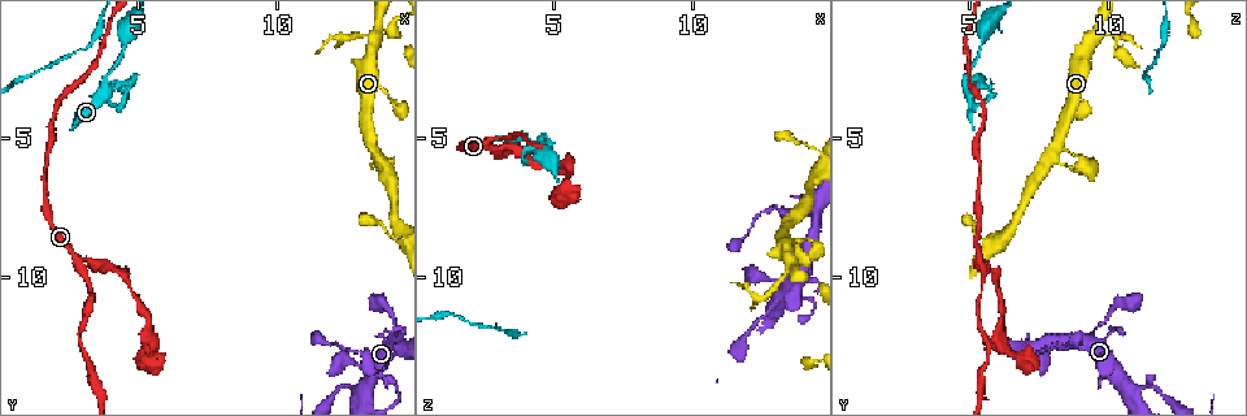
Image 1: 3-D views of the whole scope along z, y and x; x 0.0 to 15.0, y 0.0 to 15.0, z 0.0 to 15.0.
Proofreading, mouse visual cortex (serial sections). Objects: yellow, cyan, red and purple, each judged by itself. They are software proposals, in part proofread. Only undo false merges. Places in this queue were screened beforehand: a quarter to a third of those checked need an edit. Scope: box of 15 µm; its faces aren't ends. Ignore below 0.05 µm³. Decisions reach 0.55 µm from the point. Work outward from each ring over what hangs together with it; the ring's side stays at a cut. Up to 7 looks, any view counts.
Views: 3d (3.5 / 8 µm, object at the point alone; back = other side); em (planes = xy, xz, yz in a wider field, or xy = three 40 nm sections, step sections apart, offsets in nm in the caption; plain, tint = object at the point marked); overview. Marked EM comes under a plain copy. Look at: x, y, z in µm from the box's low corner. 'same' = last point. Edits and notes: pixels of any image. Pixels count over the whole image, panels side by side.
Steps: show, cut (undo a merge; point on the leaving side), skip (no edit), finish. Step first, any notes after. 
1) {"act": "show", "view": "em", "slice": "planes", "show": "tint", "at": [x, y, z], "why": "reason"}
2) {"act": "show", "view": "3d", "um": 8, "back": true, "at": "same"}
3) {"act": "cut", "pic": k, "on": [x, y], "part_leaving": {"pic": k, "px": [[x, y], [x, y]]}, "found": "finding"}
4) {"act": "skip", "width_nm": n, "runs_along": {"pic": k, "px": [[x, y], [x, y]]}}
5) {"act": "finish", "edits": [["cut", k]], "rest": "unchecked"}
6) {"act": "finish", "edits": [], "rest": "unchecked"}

{"act": "show", "view": "3d", "um": 8, "at": [14.2, 11.7, 9.7], "why": "thin neck"}

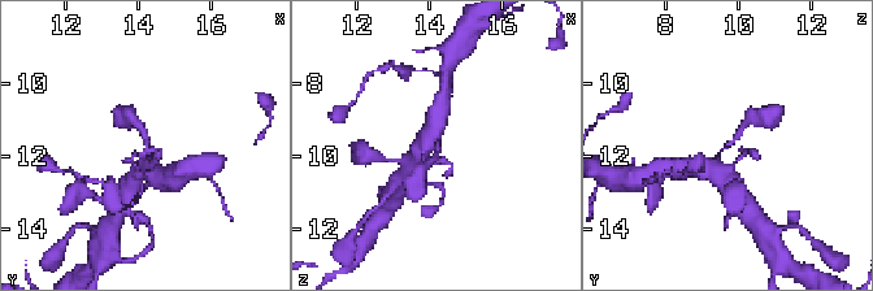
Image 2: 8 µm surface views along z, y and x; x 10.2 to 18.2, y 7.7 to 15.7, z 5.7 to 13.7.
{"act": "show", "view": "3d", "um": 3.5, "at": [14.2, 11.8, 9.6], "why": "zoom in"}

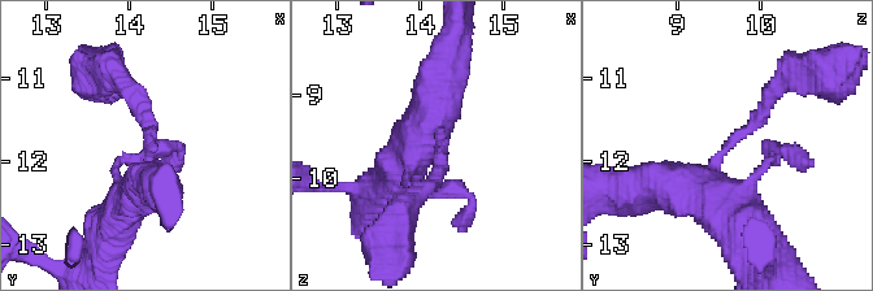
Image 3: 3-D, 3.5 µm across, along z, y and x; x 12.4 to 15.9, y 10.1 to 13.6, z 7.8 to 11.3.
{"act": "show", "view": "em", "slice": "planes", "show": "tint", "at": [14.25, 11.80, 9.60], "arm_widths_nm": [200, 500], "why": "need the tissue"}

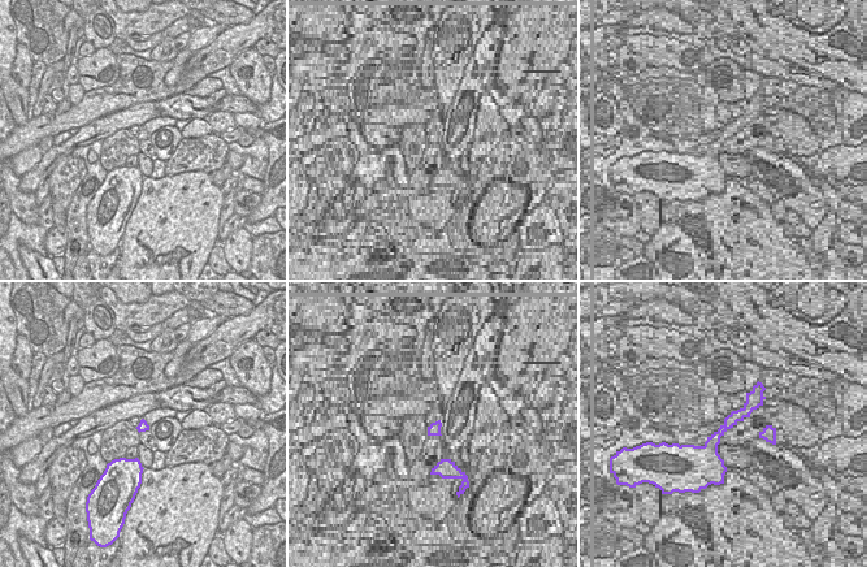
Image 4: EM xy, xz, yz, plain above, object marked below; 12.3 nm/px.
{"act": "skip", "width_nm": 120, "runs_along": {"pic": 3, "px": [[716, 208], [712, 168], [778, 83]]}, "found": "all the same cell"}

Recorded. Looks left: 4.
{"act": "show", "view": "3d", "um": 3.5, "at": [13.1, 1.3, 10.2], "why": "narrows sharply"}

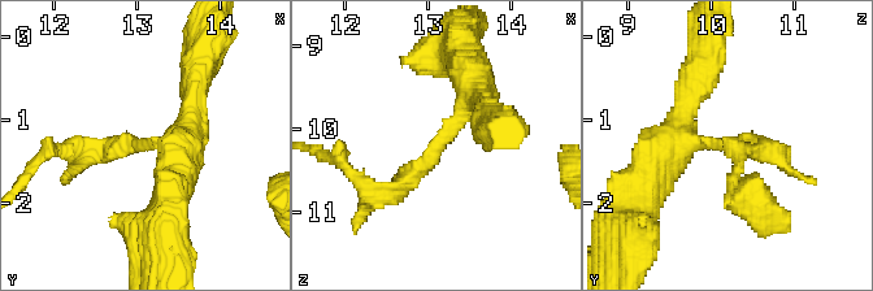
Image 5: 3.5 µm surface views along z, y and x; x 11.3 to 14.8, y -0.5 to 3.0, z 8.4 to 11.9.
{"act": "show", "view": "em", "slice": "planes", "show": "tint", "at": [13.05, 1.30, 10.25], "why": "shape alone is not enough"}

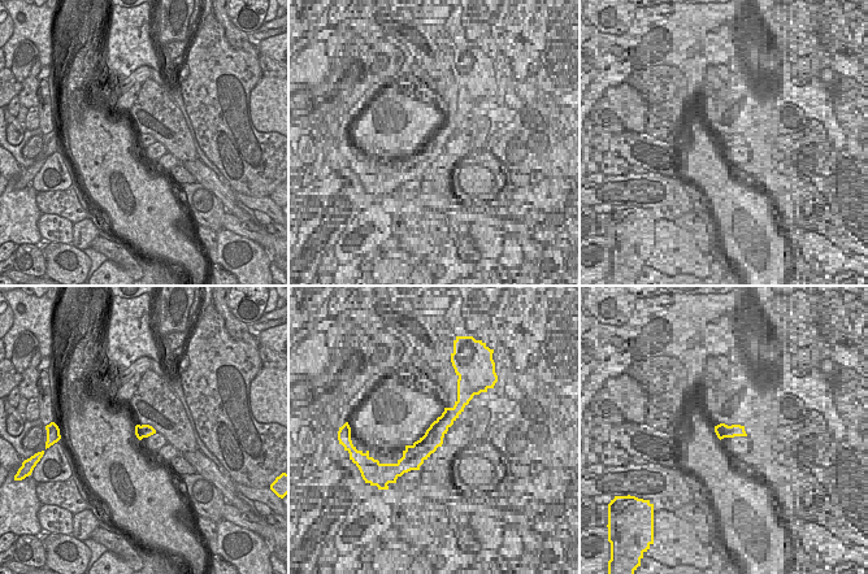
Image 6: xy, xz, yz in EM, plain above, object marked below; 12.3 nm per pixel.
{"act": "show", "view": "em", "slice": "xy", "step": 5, "show": "tint", "at": "same"}

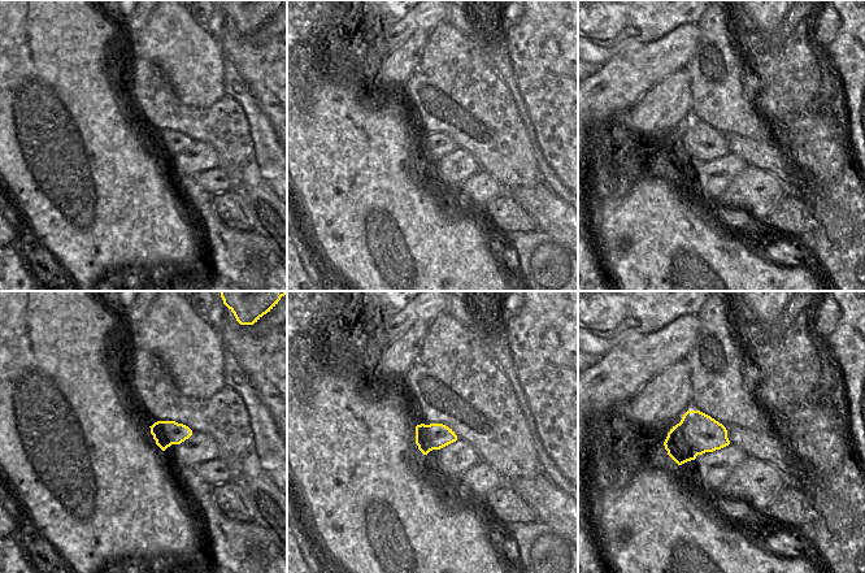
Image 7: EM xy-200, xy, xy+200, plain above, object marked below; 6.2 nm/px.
{"act": "cut", "pic": 5, "on": [113, 146], "width_nm": 160, "part_leaving": {"pic": 5, "px": [[147, 143], [52, 151]]}, "found": "two cells meet here"}

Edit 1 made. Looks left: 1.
{"act": "finish", "edits": [["cut", 5]], "rest": "unchecked"}

